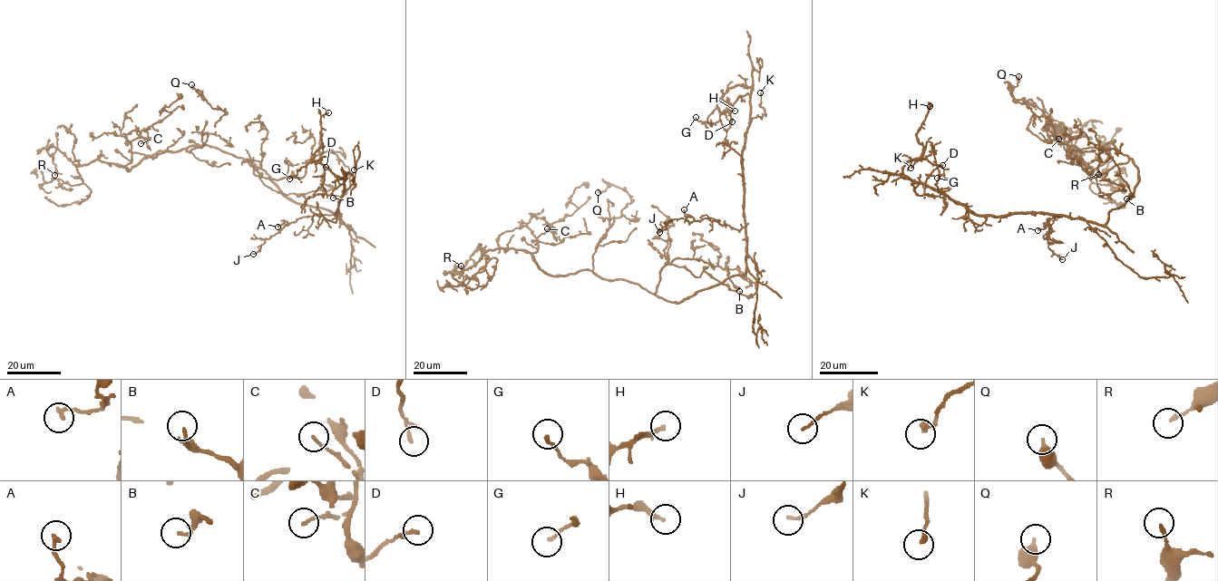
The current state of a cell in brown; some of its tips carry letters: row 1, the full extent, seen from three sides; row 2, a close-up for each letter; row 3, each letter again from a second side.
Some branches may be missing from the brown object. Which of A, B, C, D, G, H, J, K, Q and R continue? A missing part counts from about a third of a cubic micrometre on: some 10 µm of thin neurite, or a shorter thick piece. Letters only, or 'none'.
none

